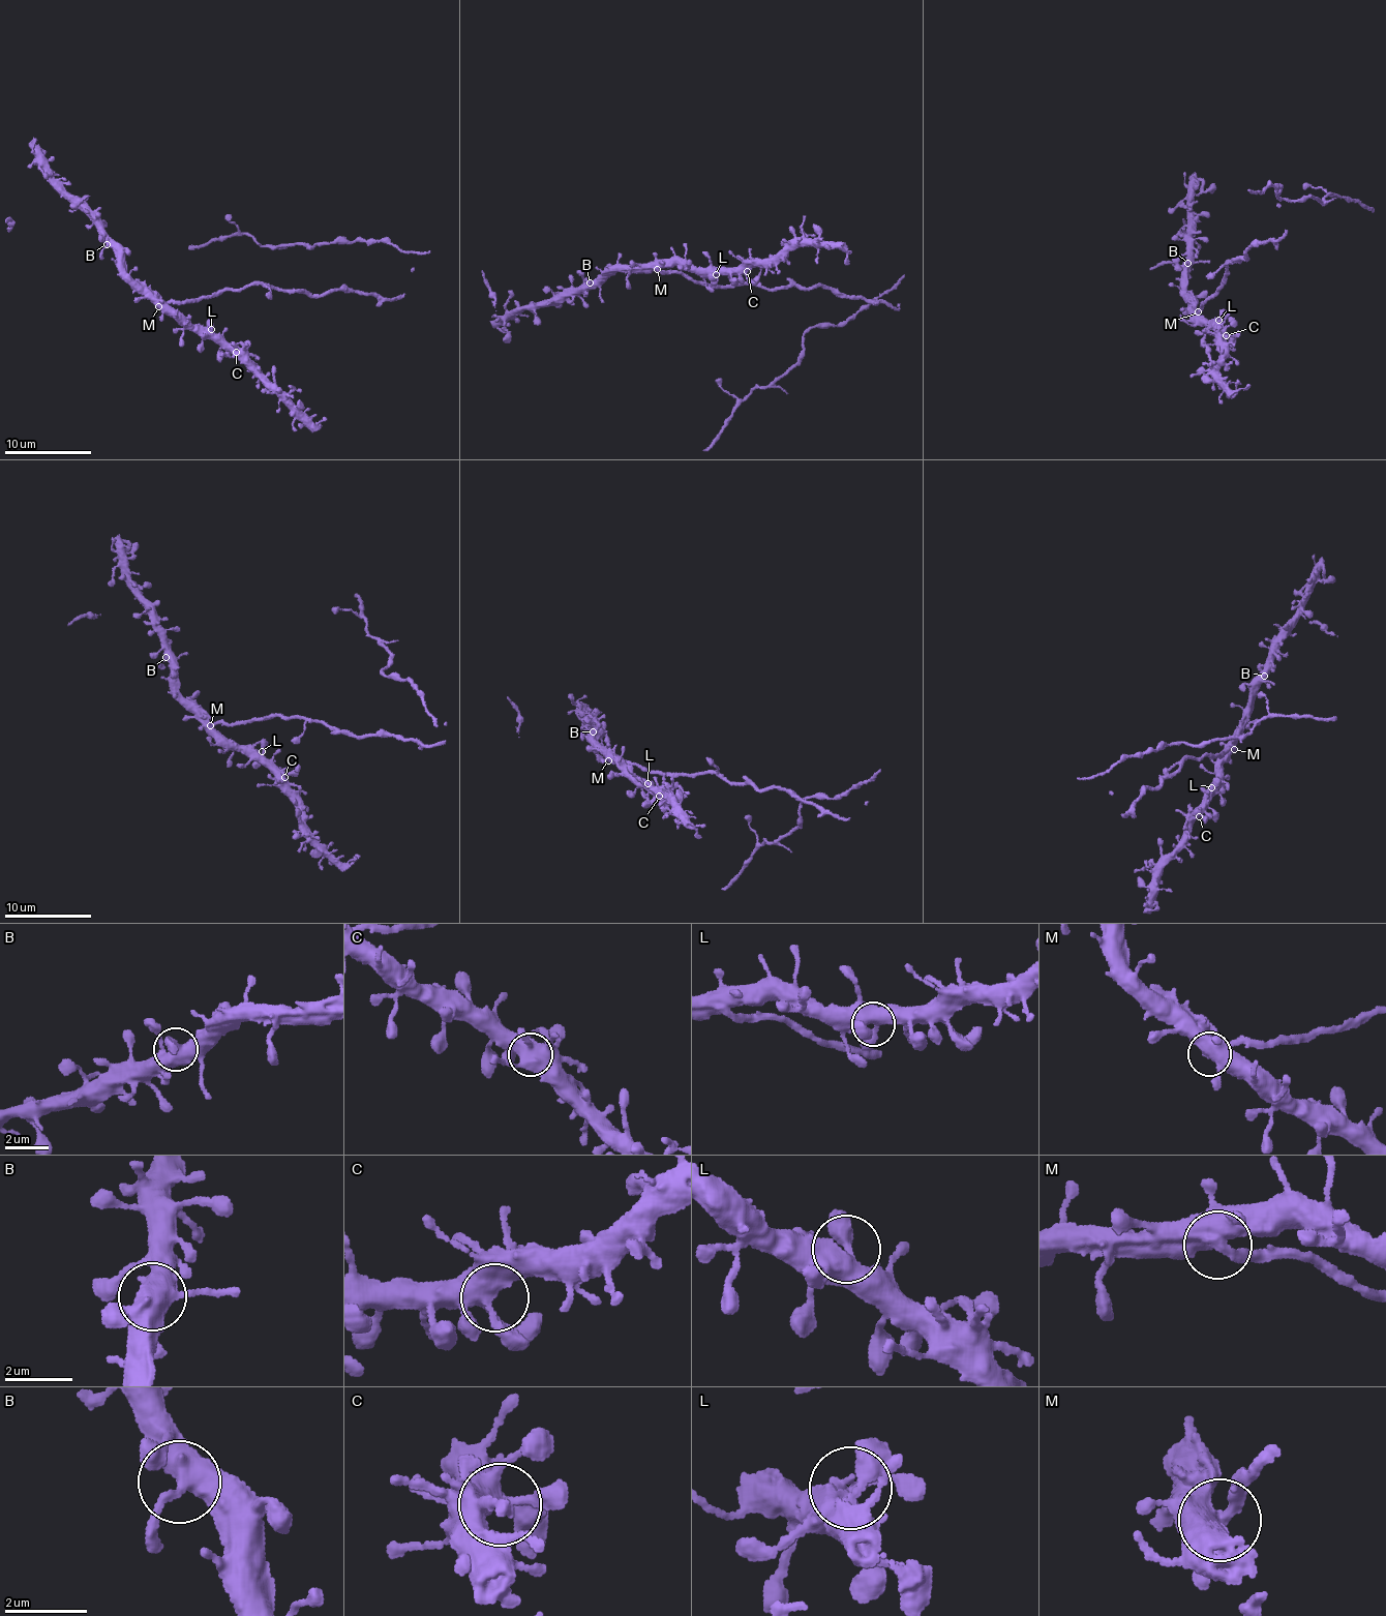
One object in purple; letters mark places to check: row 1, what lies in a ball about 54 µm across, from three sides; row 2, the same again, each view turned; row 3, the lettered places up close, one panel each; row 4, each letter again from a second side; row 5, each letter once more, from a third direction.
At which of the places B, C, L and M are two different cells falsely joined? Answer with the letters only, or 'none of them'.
M

